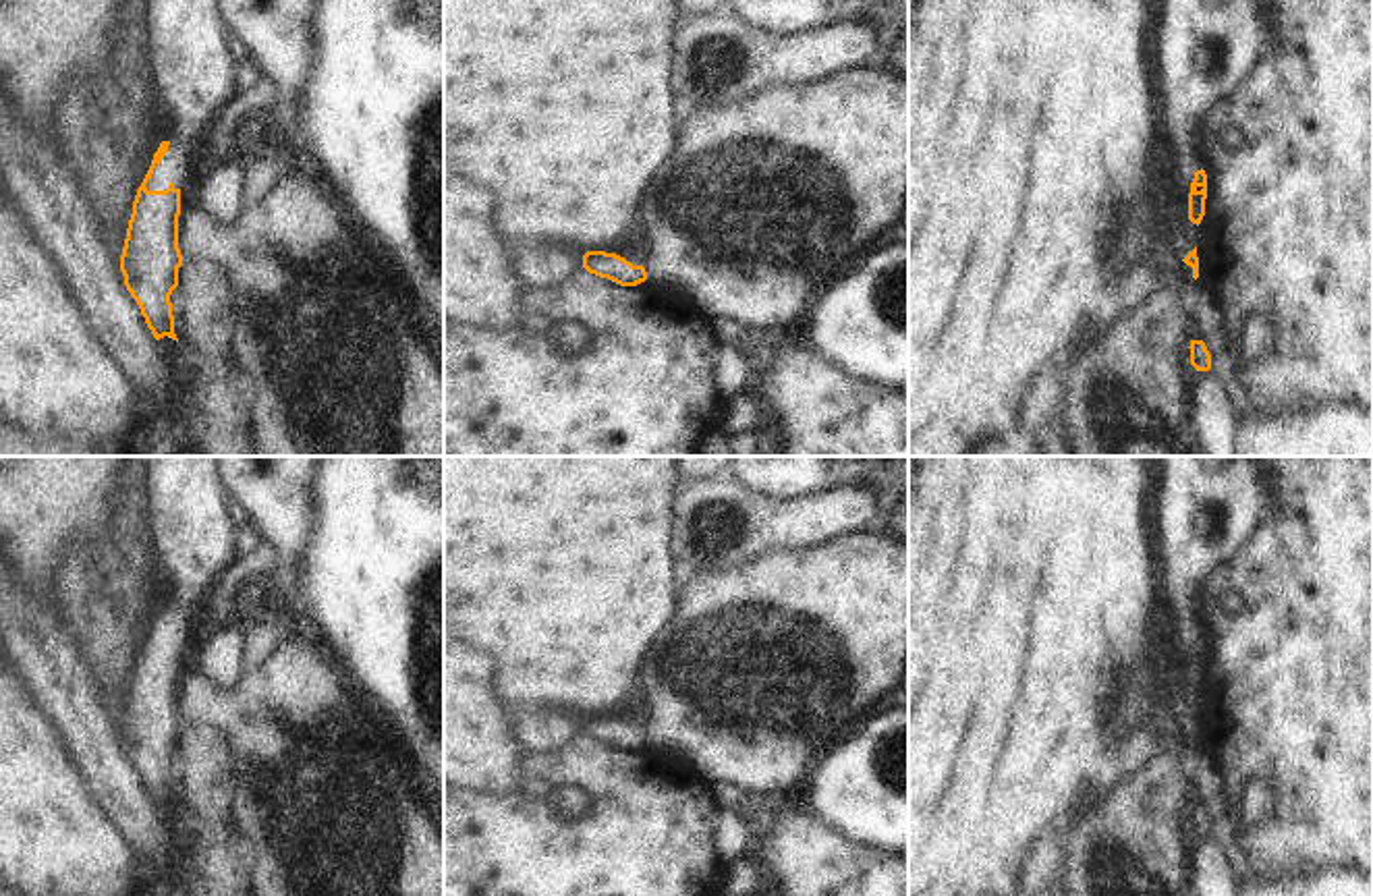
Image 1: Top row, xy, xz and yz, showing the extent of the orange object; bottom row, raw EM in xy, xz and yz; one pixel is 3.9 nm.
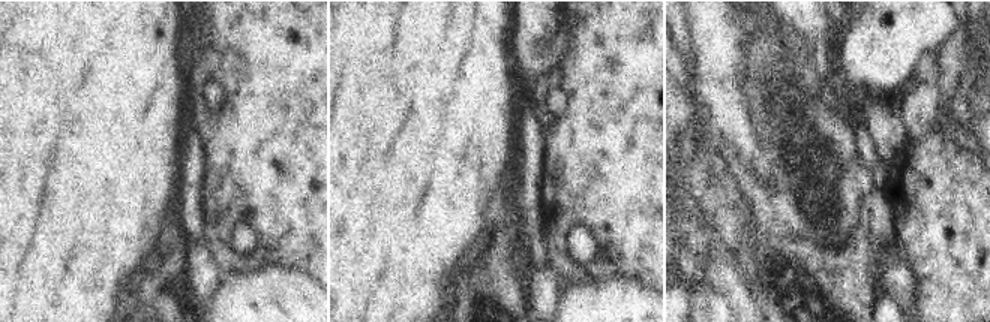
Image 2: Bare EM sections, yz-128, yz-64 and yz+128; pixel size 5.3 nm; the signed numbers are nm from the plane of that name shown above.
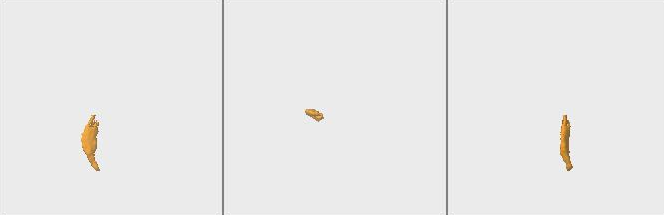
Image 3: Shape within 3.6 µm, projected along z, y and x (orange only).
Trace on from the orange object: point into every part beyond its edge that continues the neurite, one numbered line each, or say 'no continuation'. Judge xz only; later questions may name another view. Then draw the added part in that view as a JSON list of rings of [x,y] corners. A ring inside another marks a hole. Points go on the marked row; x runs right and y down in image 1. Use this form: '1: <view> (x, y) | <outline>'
no continuation

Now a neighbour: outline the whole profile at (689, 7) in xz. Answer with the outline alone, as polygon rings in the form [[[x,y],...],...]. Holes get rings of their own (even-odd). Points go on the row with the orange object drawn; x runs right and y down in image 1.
[[[682,0],[682,12],[686,17],[734,12],[734,0]]]

